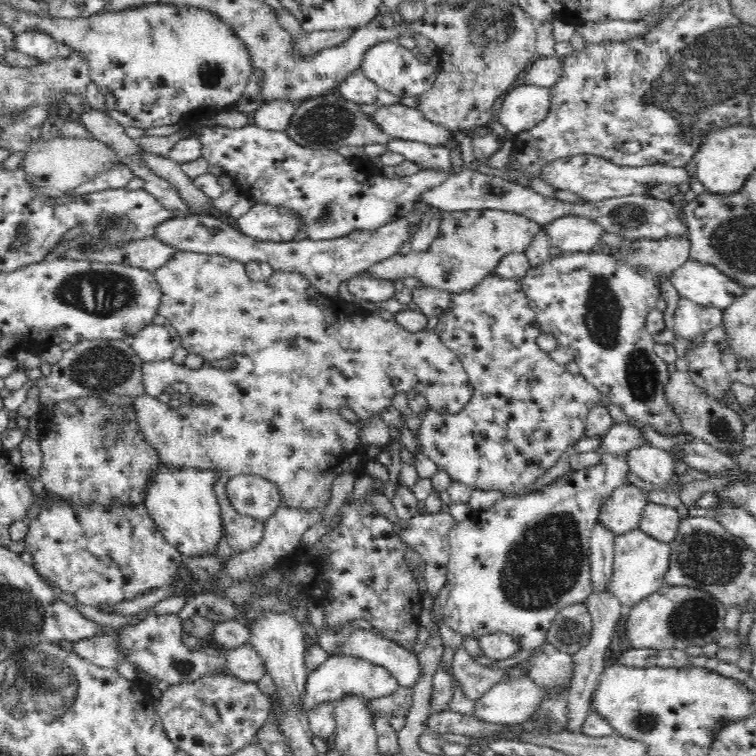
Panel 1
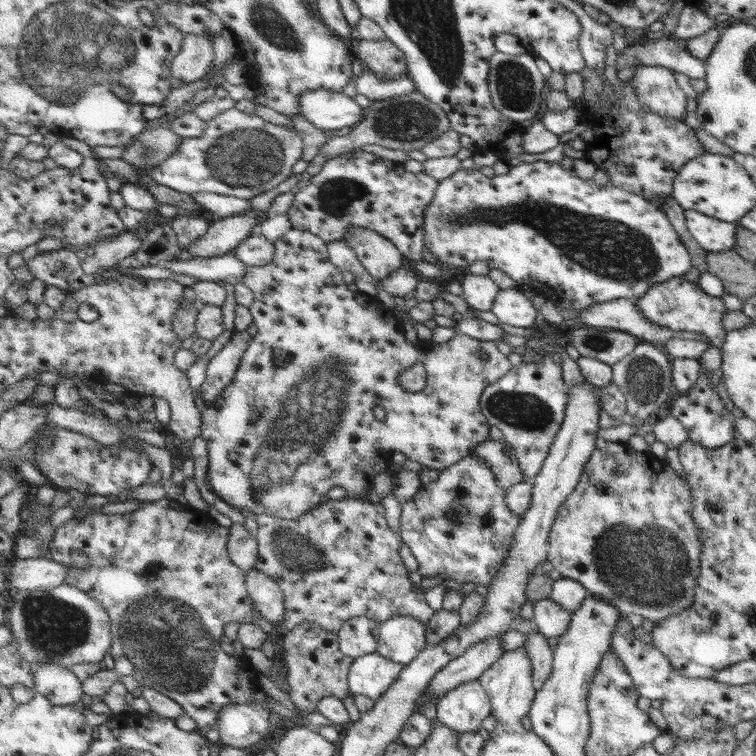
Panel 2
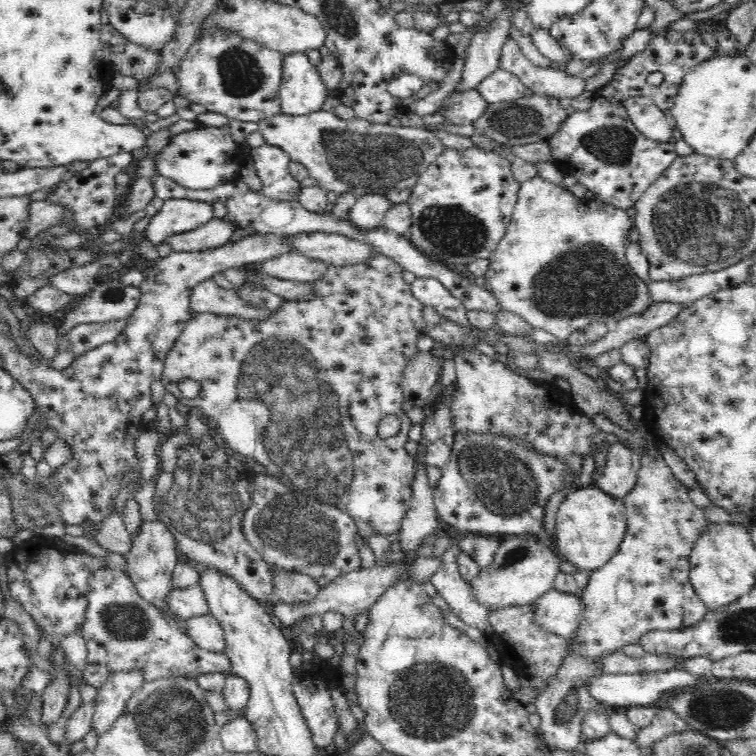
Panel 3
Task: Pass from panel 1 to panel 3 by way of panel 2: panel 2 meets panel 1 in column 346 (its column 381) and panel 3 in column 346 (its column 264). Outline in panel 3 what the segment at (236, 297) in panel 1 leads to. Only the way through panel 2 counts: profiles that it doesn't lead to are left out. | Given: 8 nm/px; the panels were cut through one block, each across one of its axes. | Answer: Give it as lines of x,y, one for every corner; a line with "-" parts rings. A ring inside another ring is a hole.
379,253
370,262
362,262
362,264
348,264
348,266
330,264
326,274
320,280
312,282
318,296
302,301
286,300
276,309
276,314
272,318
262,320
262,322
252,322
252,320
242,320
238,316
222,316
222,314
192,314
190,320
186,321
182,334
175,340
174,346
166,355
161,374
164,388
176,397
179,408
200,410
206,416
210,427
223,439
226,447
258,462
266,469
265,473
274,476
280,483
284,482
288,488
302,491
309,497
318,499
324,504
334,505
349,514
354,519
359,535
364,540
372,534
384,534
388,537
399,532
401,522
404,520
406,512
410,510
410,502
412,502
414,492
412,484
417,474
417,458
415,455
408,454
408,450
406,450
412,422
408,418
408,414
402,410
404,398
399,380
404,365
418,351
416,339
421,334
421,328
427,322
422,316
423,304
413,297
410,285
403,278
403,271
393,258
-
184,378
190,378
192,382
200,384
198,398
189,400
183,397
178,389
178,384
-
385,415
397,415
402,422
401,430
392,438
380,438
380,434
378,434
378,427

